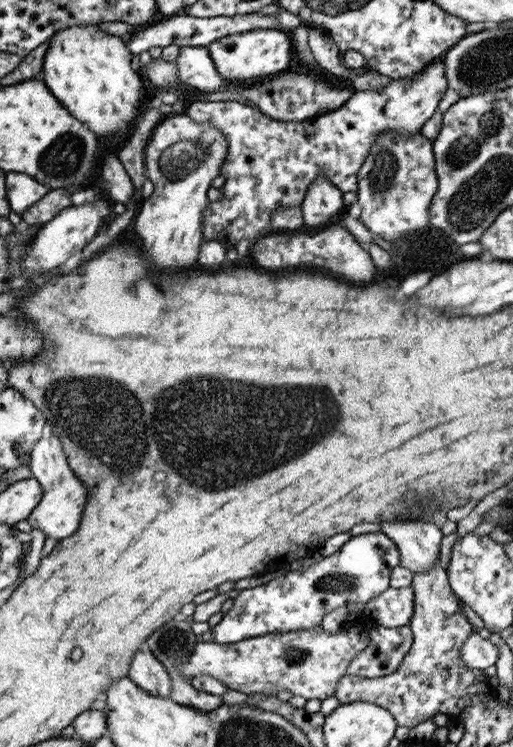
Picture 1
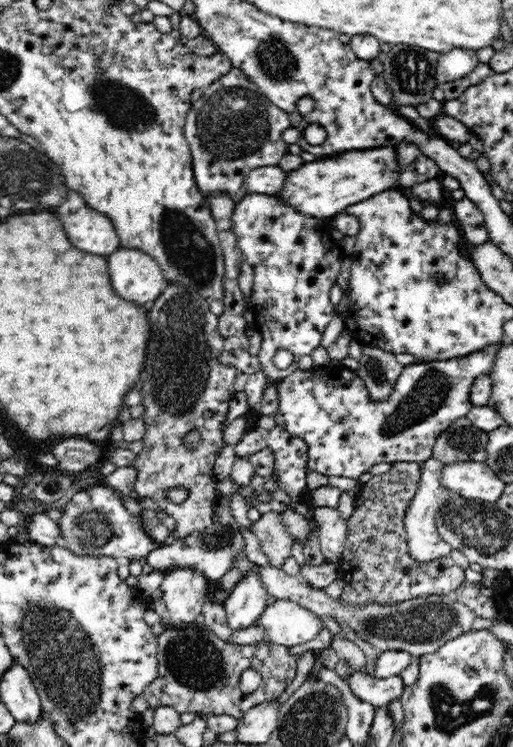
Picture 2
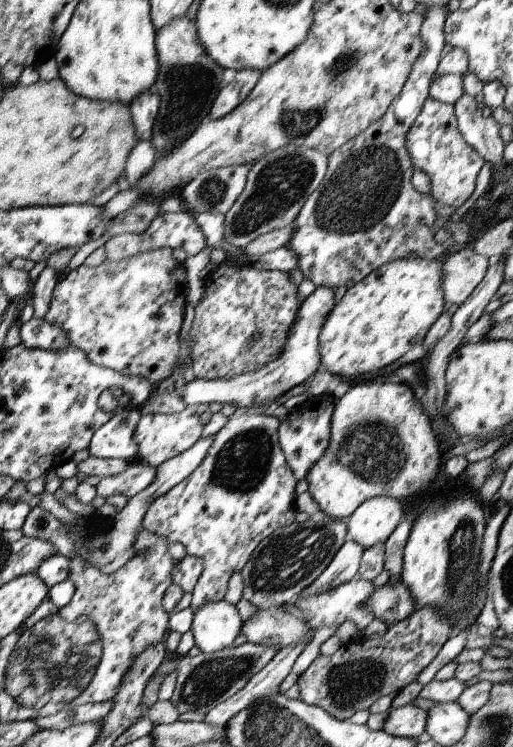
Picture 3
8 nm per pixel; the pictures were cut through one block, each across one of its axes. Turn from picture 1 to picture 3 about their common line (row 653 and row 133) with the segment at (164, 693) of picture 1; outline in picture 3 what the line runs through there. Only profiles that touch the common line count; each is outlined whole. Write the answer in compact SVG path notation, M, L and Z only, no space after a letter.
M156 91L140 94L140 98L136 98L131 102L134 130L137 131L139 141L150 141L152 138L152 126L158 109L160 106L160 96Z

